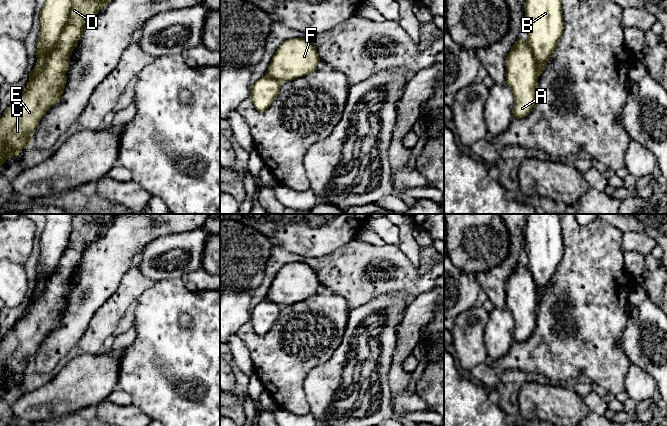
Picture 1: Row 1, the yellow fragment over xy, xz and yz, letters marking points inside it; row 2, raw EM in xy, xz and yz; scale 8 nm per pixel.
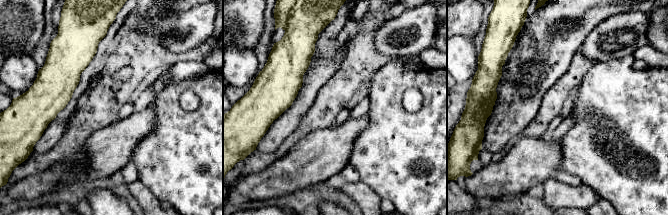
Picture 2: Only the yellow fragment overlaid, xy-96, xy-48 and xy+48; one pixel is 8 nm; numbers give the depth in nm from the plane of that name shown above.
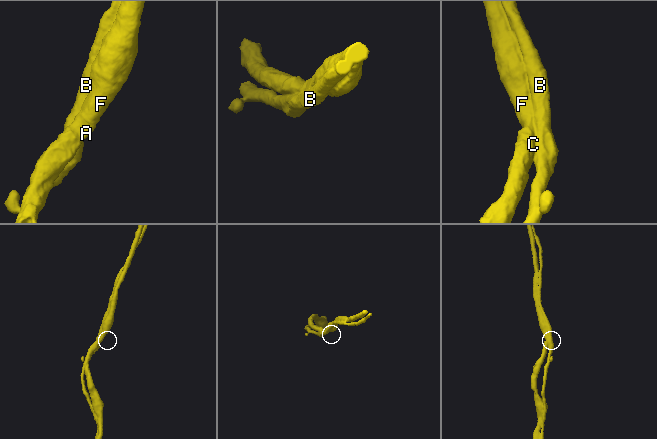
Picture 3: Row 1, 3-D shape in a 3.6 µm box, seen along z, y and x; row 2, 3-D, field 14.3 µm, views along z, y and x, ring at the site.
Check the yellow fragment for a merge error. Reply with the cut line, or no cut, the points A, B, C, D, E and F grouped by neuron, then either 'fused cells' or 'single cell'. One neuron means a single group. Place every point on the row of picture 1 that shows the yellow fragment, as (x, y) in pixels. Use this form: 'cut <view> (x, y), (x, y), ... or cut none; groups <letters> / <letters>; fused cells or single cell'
cut none; groups A B C D E F; single cell

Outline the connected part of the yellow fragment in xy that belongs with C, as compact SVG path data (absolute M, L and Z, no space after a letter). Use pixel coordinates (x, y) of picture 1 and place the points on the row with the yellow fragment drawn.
M45 0L40 12L40 31L37 40L37 63L29 73L29 82L24 91L15 99L5 114L0 118L0 167L12 156L18 156L27 146L31 145L32 136L42 117L57 104L64 92L67 76L66 71L70 55L81 39L87 20L97 15L111 0Z

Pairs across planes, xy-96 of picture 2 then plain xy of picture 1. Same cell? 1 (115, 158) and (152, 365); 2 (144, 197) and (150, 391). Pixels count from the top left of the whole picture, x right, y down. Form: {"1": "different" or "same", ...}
{"1": "different", "2": "different"}

